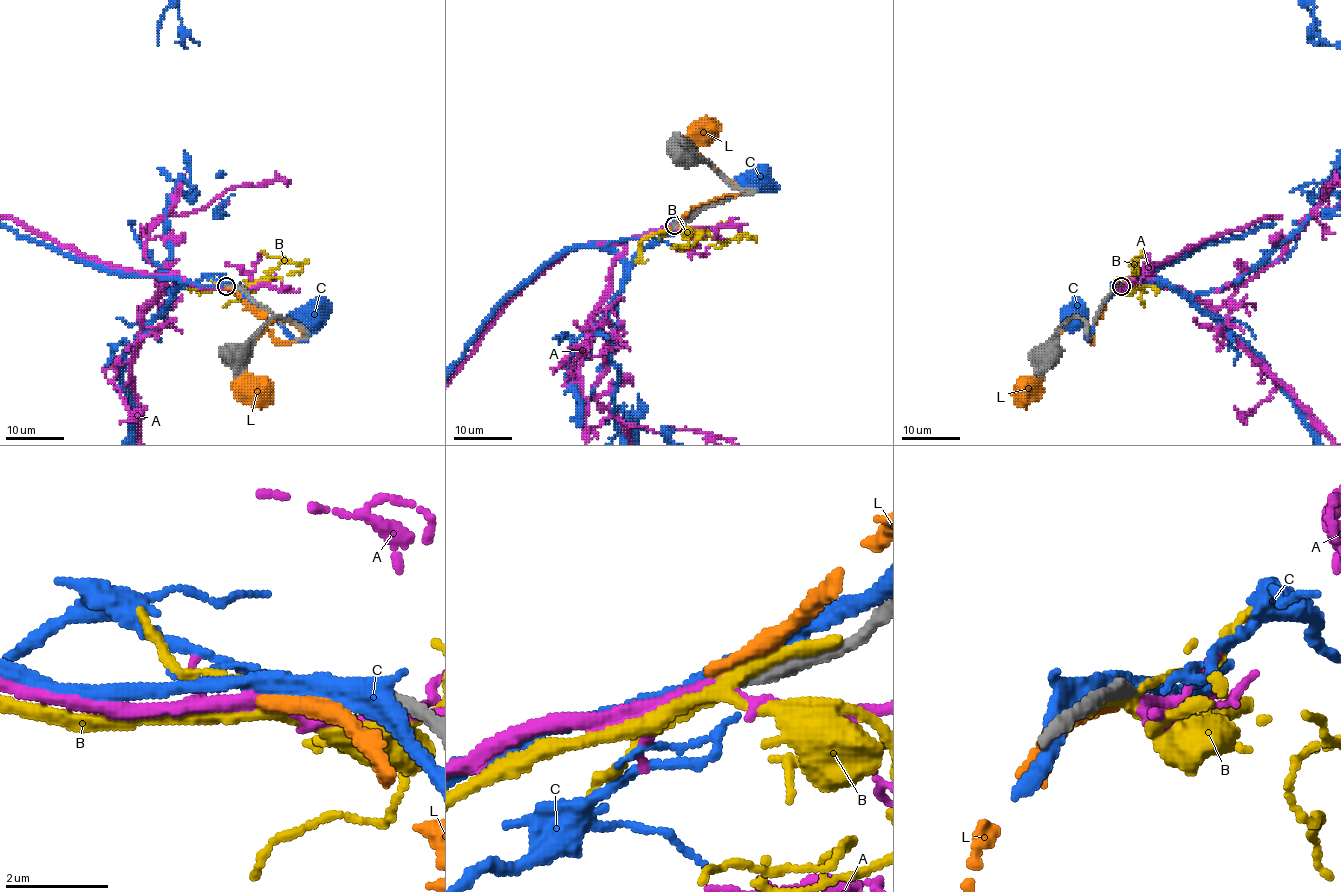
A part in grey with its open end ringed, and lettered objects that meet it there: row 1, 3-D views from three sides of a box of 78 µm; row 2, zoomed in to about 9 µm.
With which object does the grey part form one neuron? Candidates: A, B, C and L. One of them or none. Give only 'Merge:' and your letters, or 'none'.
Merge: A

